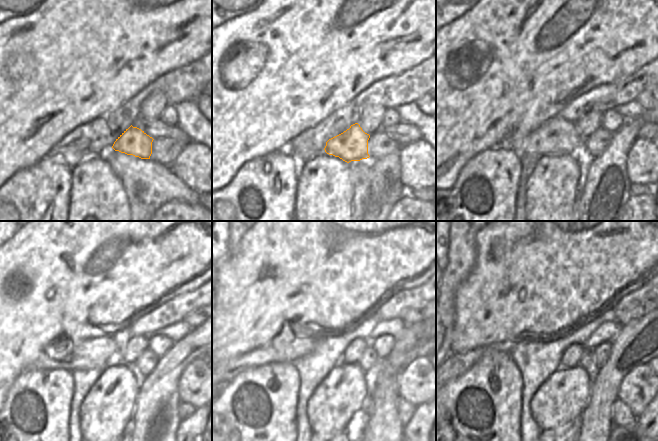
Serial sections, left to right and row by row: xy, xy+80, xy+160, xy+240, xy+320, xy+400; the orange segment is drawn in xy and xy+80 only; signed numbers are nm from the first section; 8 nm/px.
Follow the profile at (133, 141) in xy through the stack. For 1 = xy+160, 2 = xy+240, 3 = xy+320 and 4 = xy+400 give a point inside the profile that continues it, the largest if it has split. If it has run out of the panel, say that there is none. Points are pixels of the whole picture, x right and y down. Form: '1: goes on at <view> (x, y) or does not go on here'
1: goes on at xy+160 (556, 136)
2: goes on at xy+240 (96, 353)
3: goes on at xy+320 (280, 350)
4: goes on at xy+400 (456, 365)

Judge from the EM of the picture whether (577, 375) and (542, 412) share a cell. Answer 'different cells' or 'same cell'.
same cell

